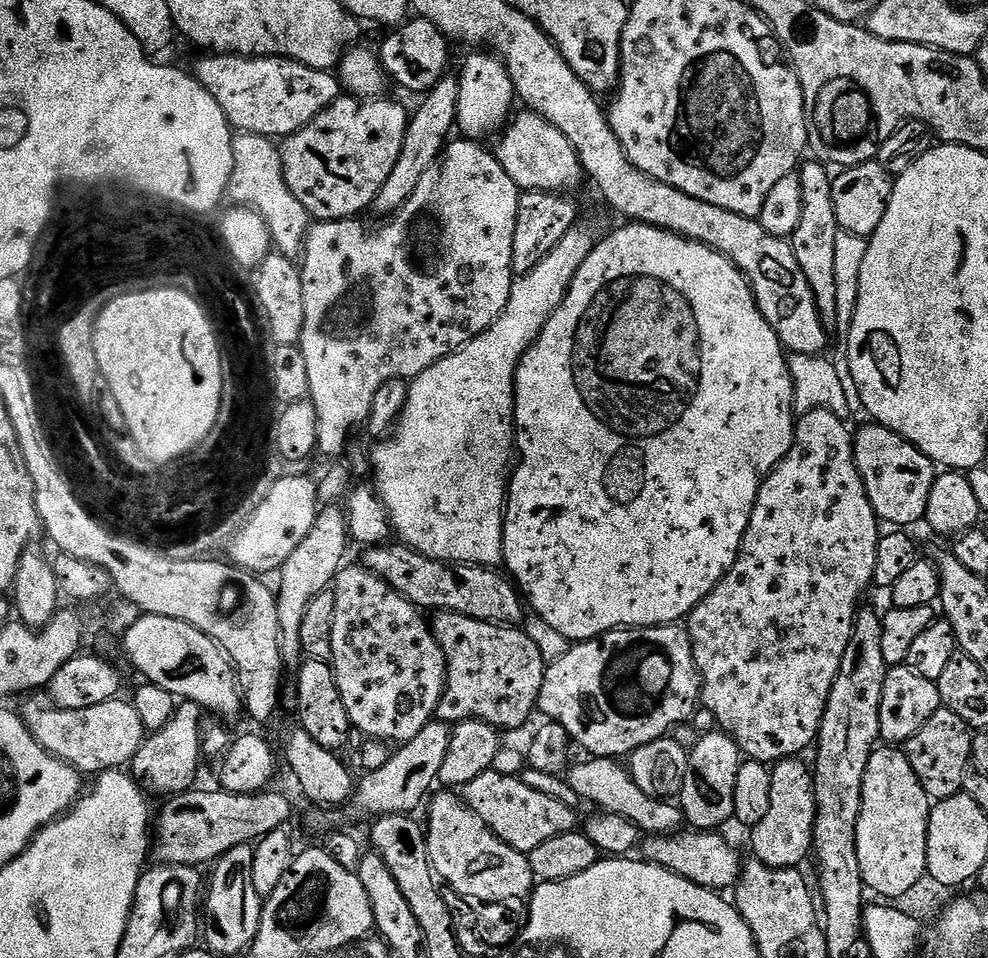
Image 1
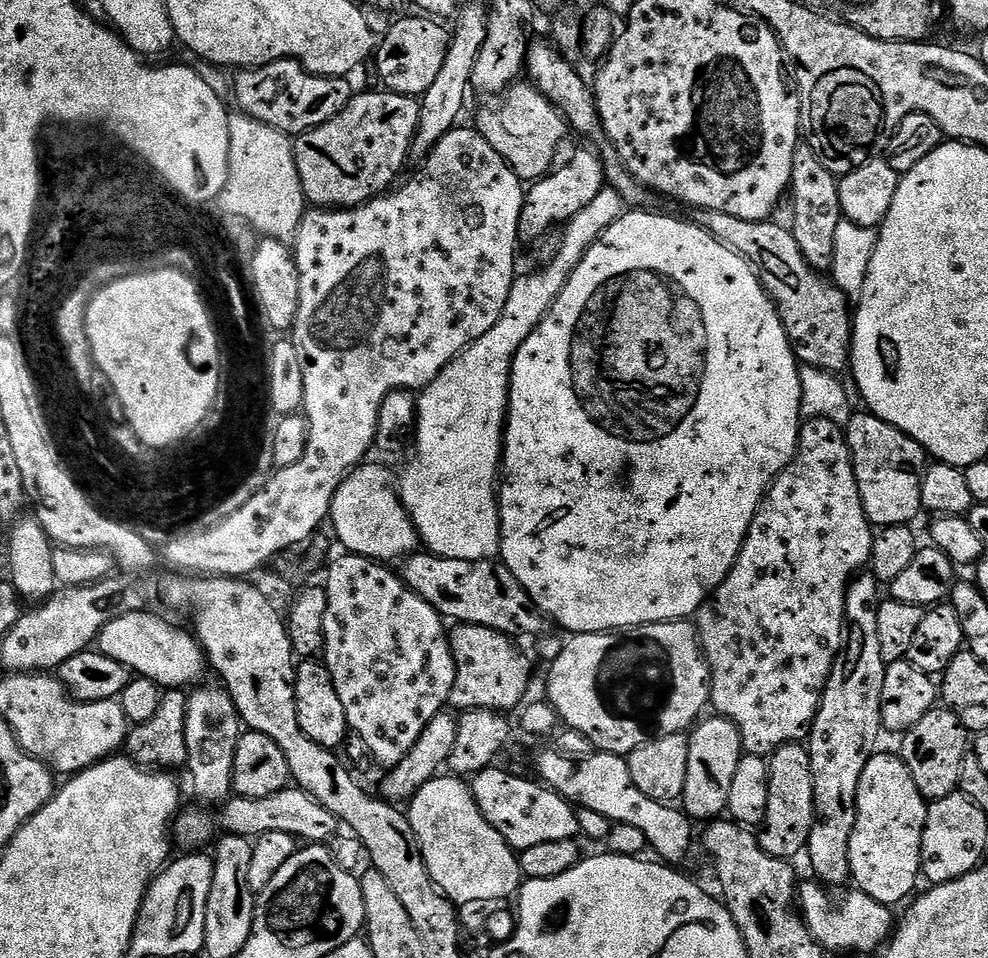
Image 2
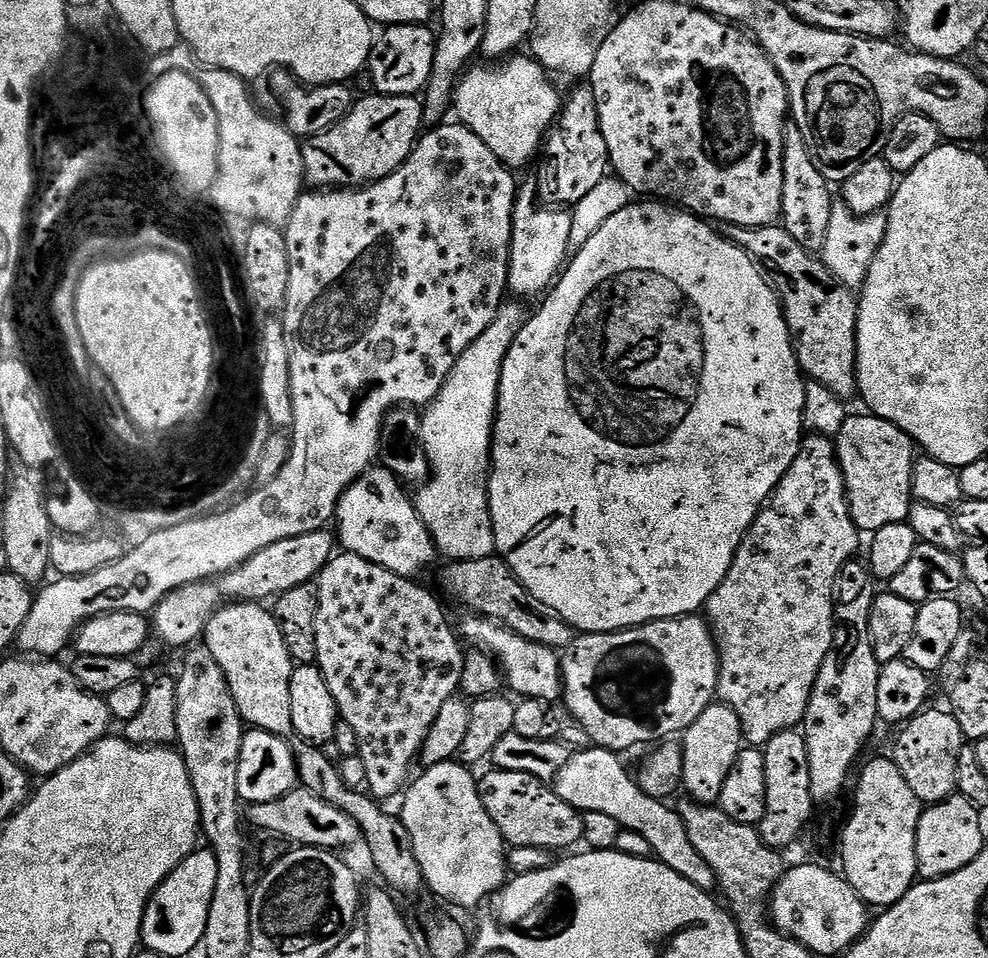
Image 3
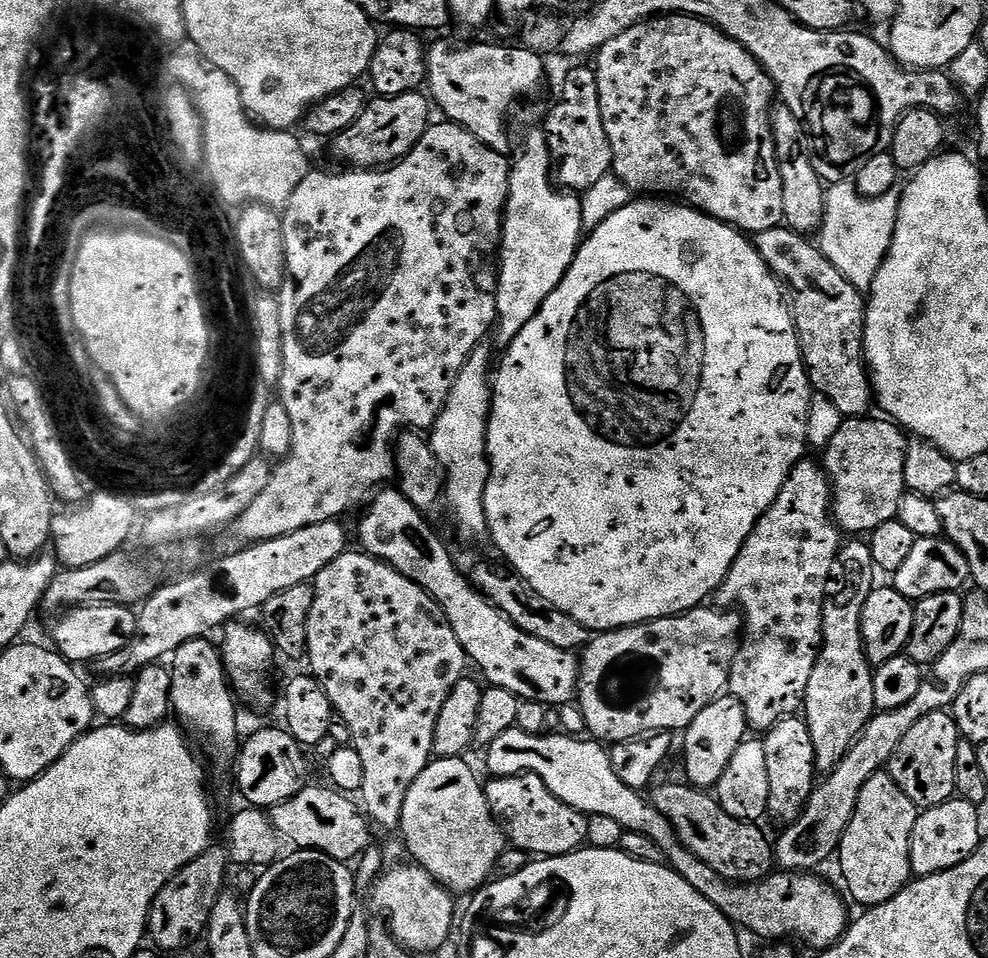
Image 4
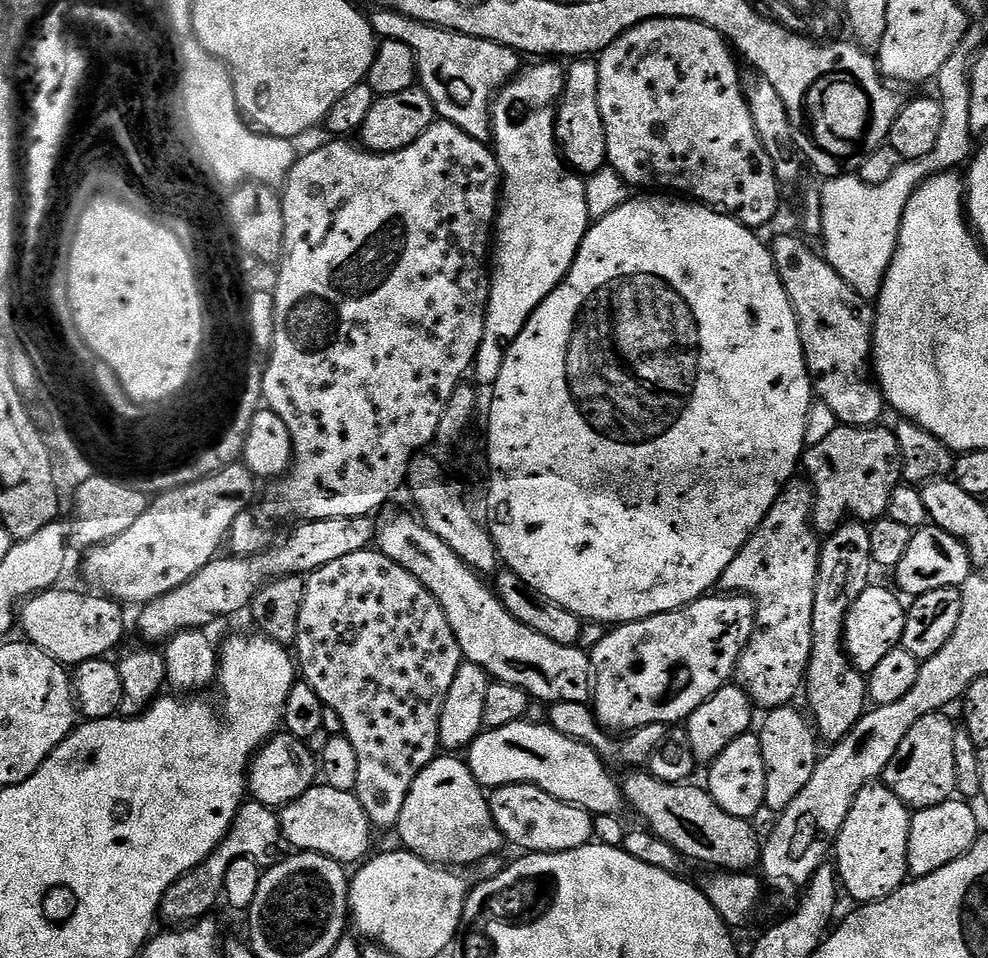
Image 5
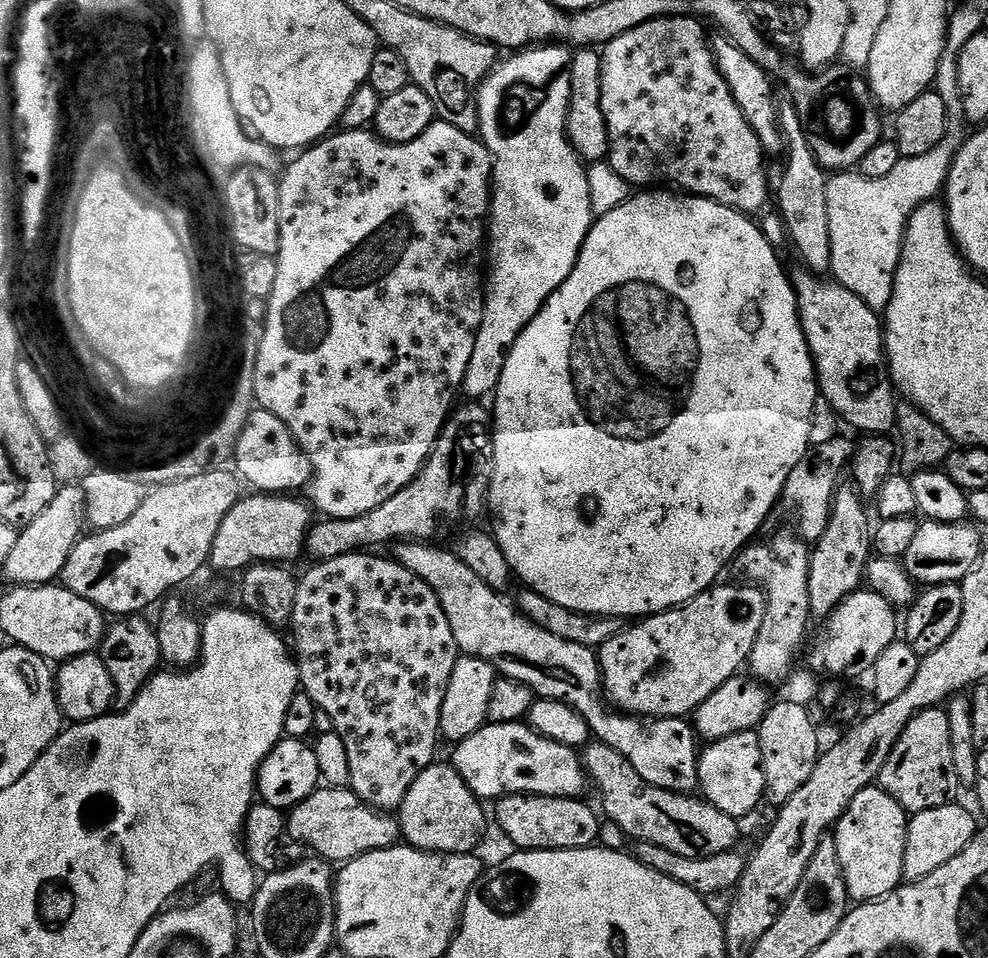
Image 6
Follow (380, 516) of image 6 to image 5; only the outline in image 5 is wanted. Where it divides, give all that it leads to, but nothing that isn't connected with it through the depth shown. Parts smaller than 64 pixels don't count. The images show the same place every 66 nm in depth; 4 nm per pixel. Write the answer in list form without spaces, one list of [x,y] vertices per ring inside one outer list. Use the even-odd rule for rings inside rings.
[[[372,516],[358,518],[322,518],[305,520],[295,525],[296,529],[280,545],[269,547],[267,552],[256,556],[221,555],[210,561],[194,578],[182,586],[170,590],[162,598],[151,600],[139,609],[141,641],[152,646],[163,645],[170,637],[188,628],[207,629],[207,624],[232,616],[251,605],[263,584],[283,576],[307,577],[309,572],[326,566],[346,554],[358,554],[373,543],[377,521]]]

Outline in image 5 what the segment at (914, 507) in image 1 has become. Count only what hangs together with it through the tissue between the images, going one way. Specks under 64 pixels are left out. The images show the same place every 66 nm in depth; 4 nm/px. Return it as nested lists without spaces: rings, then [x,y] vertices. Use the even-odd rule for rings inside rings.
[[[840,424],[818,445],[809,447],[802,457],[802,472],[812,486],[812,523],[820,534],[831,534],[851,517],[856,522],[875,522],[887,517],[890,498],[902,483],[900,474],[900,443],[891,427],[852,428]]]

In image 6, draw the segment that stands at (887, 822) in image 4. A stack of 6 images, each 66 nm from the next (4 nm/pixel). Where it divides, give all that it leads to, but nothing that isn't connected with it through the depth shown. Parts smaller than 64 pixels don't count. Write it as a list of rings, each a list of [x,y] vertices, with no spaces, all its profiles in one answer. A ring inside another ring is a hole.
[[[879,786],[863,788],[858,794],[854,794],[854,798],[850,802],[850,806],[842,814],[842,818],[836,823],[834,829],[834,839],[838,846],[838,862],[842,862],[842,874],[846,878],[846,890],[848,891],[849,901],[855,902],[857,905],[871,904],[877,900],[883,900],[887,896],[896,891],[904,880],[904,859],[906,858],[906,834],[908,833],[909,813],[904,811],[903,806],[894,798],[890,798],[890,794],[886,794],[884,789]]]

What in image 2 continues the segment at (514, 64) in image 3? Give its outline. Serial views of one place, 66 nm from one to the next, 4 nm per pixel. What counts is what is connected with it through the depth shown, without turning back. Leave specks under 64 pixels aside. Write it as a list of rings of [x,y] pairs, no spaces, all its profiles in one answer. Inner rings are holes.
[[[517,82],[504,92],[489,95],[485,100],[488,101],[476,112],[476,131],[482,134],[482,138],[486,138],[486,142],[490,142],[490,146],[494,146],[494,150],[498,150],[498,154],[502,154],[520,181],[535,182],[547,176],[554,164],[552,152],[559,150],[560,139],[566,133],[566,121],[560,109],[554,107],[531,82]]]

